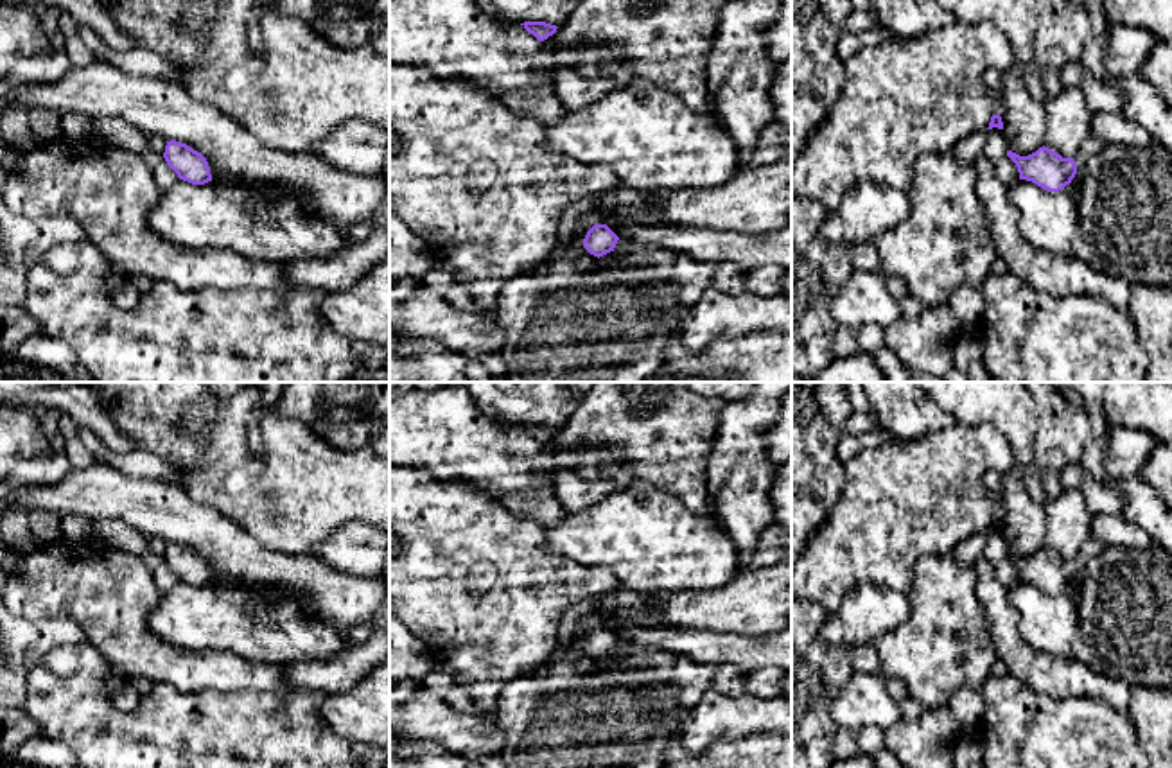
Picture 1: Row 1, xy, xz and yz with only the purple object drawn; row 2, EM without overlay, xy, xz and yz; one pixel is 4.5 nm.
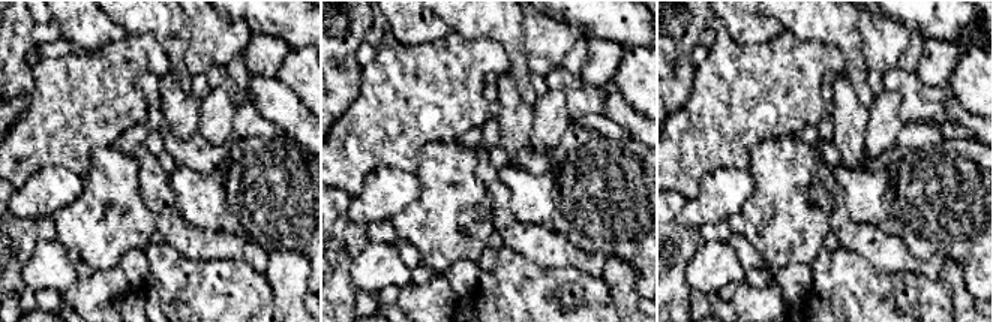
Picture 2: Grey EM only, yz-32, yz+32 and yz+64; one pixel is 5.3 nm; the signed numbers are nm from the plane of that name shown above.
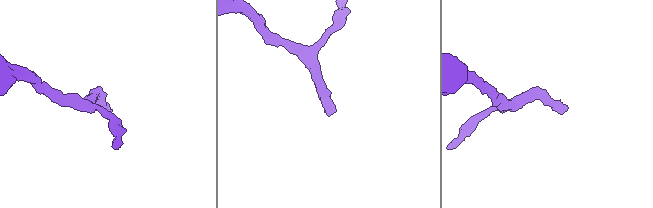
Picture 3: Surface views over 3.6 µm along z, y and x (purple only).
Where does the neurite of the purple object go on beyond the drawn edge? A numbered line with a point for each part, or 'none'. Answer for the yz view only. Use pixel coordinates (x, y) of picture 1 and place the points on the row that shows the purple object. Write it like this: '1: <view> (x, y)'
1: yz (1092, 146)

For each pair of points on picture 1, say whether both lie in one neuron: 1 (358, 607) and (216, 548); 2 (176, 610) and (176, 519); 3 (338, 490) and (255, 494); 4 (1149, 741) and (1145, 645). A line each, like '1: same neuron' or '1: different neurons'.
1: same neuron
2: different neurons
3: same neuron
4: different neurons

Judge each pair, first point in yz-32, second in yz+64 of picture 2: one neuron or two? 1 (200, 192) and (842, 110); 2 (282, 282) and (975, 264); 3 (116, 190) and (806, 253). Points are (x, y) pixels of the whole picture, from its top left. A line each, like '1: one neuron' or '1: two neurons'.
1: two neurons
2: two neurons
3: one neuron

